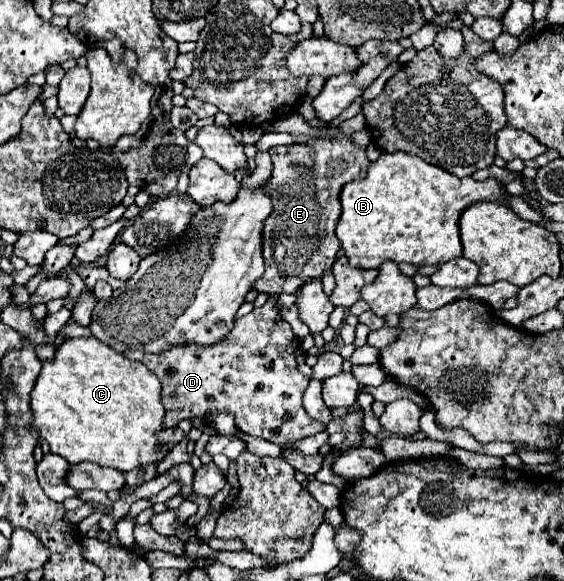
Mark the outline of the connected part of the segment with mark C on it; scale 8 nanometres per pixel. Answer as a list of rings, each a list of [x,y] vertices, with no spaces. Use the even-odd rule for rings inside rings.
[[[94,337],[66,339],[56,347],[56,355],[42,363],[42,371],[30,393],[32,429],[38,431],[40,439],[50,443],[50,451],[62,455],[70,463],[92,461],[102,467],[114,467],[130,471],[146,463],[160,461],[166,451],[156,451],[154,433],[162,429],[162,399],[158,377],[138,361],[126,359],[124,353],[100,343]]]

